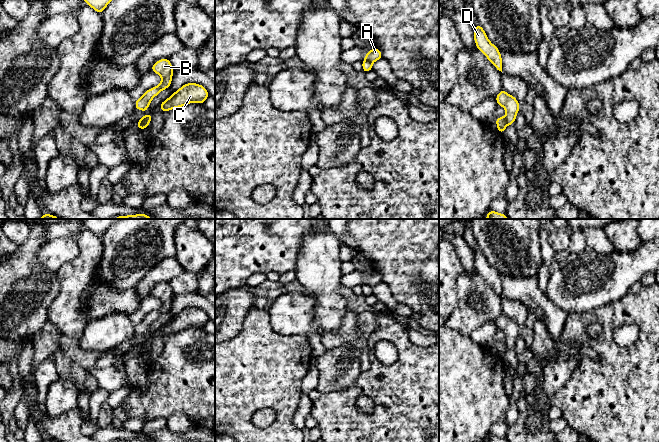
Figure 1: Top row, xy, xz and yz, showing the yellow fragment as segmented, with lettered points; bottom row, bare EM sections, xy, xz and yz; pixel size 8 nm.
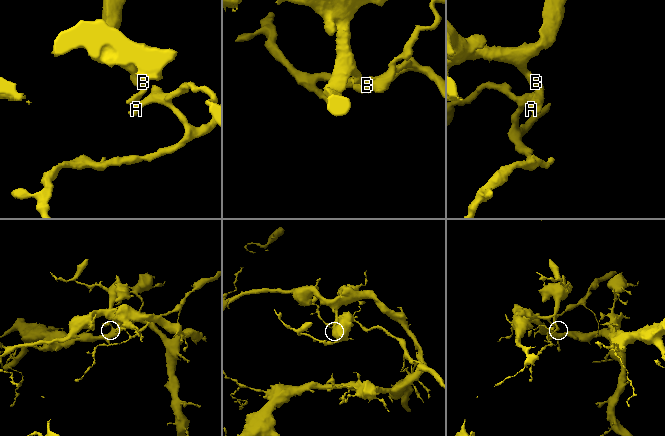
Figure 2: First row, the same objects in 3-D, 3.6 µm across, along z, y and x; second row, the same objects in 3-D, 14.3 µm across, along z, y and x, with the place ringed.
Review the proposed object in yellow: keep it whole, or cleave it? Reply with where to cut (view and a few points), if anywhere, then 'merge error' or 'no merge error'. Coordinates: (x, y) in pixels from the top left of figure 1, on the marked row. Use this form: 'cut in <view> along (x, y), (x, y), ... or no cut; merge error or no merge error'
cut in yz along (504, 117), (507, 125); merge error

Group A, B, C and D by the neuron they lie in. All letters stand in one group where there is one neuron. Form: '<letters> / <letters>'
A C / B D

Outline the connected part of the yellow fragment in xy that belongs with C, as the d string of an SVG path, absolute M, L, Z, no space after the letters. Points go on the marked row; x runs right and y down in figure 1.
M186 83L176 92L172 93L168 99L159 104L159 107L165 113L189 103L203 104L209 96L204 86L198 83Z

